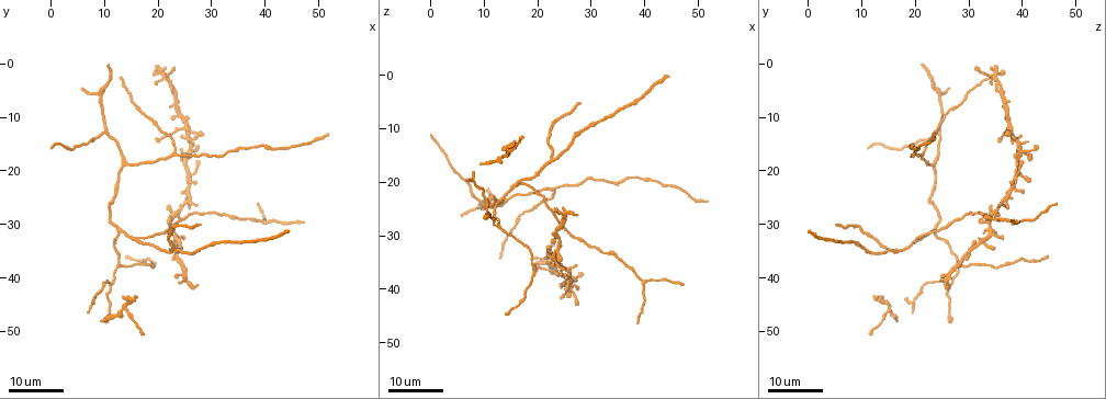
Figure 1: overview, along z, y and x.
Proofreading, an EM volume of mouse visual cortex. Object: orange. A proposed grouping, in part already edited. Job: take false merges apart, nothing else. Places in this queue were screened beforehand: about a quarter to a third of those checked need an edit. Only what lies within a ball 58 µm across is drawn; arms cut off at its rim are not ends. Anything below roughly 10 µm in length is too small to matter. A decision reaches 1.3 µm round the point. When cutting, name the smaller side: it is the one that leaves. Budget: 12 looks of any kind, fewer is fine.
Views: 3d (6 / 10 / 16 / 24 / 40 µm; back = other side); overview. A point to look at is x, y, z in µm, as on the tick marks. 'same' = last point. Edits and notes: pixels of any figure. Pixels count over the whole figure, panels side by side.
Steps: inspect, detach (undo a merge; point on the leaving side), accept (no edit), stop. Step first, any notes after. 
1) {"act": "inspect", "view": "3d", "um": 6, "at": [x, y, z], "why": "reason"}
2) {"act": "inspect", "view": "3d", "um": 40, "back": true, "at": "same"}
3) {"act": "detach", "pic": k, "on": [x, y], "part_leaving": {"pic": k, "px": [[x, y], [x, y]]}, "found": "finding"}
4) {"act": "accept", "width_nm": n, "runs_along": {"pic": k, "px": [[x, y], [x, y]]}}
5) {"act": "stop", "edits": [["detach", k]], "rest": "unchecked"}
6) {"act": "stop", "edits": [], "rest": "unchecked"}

{"act": "inspect", "view": "3d", "um": 24, "at": [14.0, 32.0, 22.5]}

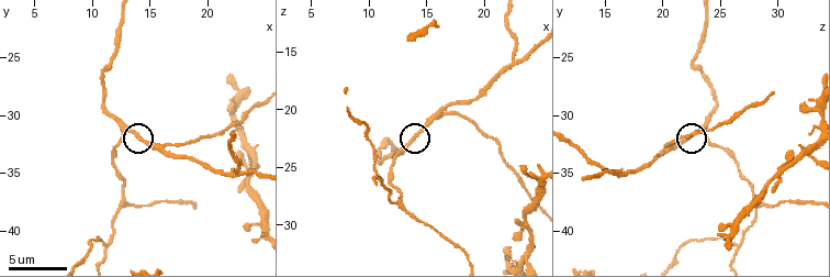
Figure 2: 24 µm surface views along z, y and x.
{"act": "inspect", "view": "3d", "um": 10, "at": [14.0, 31.6, 22.6], "why": "zoom in"}

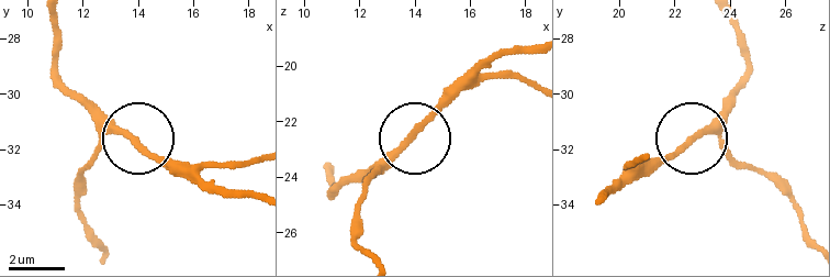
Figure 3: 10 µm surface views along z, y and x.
{"act": "accept", "runs_along": {"pic": 3, "px": [[408, 135], [421, 132], [453, 99]]}, "found": "all the same neuron"}

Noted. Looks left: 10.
{"act": "inspect", "view": "3d", "um": 16, "at": [10.0, 13.0, 24.5], "why": "three arms meet"}

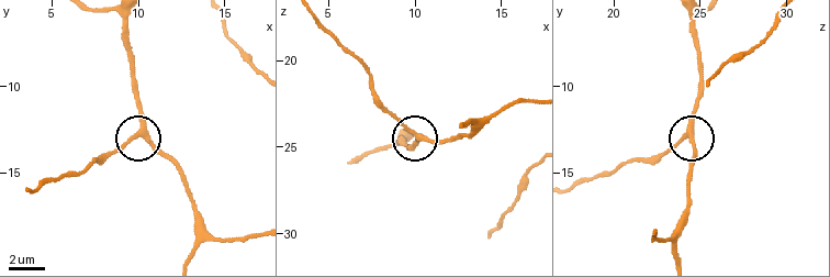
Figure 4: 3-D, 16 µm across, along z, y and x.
{"act": "inspect", "view": "3d", "um": 6, "at": [10.0, 12.7, 24.4]}

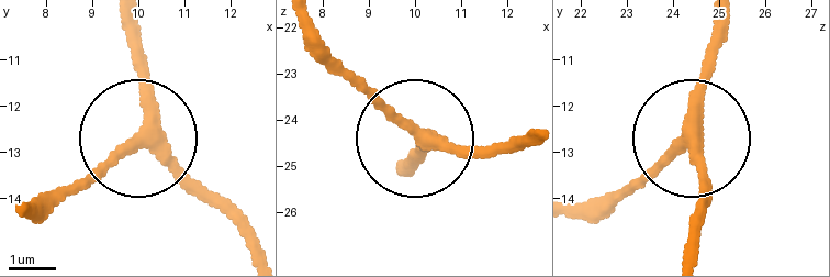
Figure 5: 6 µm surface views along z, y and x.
{"act": "accept", "side_arm_um": 15, "runs_along": {"pic": 5, "px": [[685, 248], [705, 198], [694, 96], [717, 29]]}, "found": "continuous, no second neuron"}

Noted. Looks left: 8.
{"act": "inspect", "view": "3d", "um": 16, "at": [14.0, 18.5, 23.5], "why": "arms part here"}

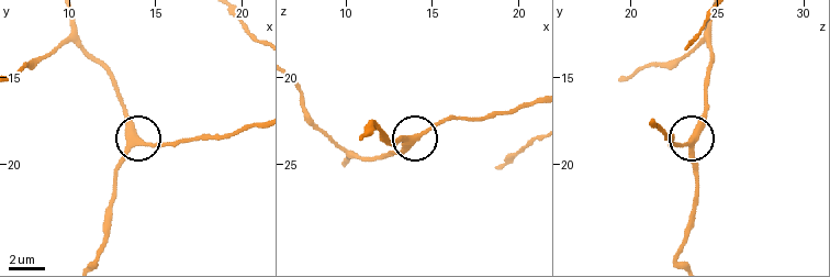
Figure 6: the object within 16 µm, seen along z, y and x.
{"act": "inspect", "view": "3d", "um": 10, "at": [14.1, 18.7, 23.5]}

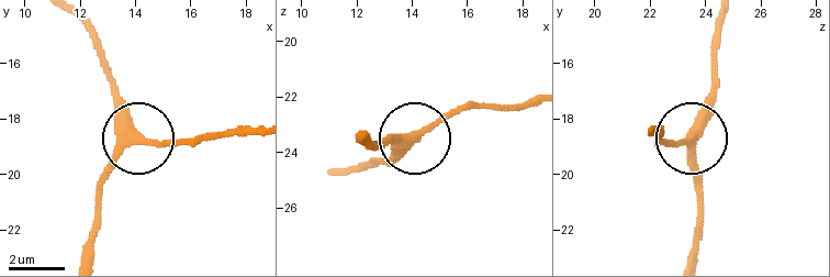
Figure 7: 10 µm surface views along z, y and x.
{"act": "accept", "width_nm": 330, "runs_along": {"pic": 7, "px": [[690, 258], [696, 237], [692, 131], [715, 84]]}, "found": "all the same neuron"}

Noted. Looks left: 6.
{"act": "inspect", "view": "3d", "um": 24, "at": [23.0, 16.5, 21.0], "why": "thin arm on a thick one"}

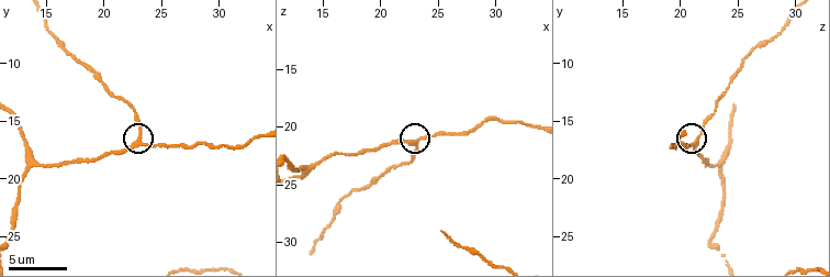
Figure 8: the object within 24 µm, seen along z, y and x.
{"act": "inspect", "view": "3d", "um": 6, "at": [23.0, 16.6, 21.2]}

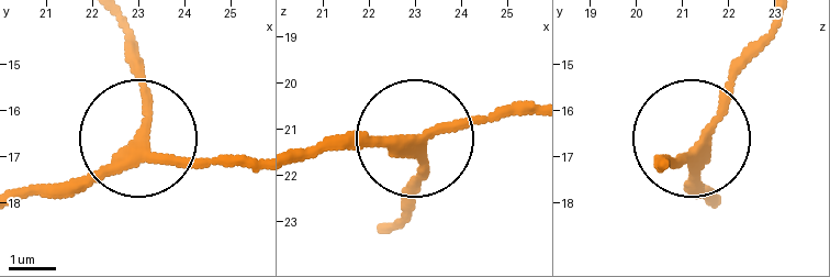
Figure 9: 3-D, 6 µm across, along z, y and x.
{"act": "accept", "side_arm_um": 24, "arms": 3, "found": "all the same neuron"}

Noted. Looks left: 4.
{"act": "inspect", "view": "3d", "um": 16, "at": [40.0, 29.5, 38.5]}

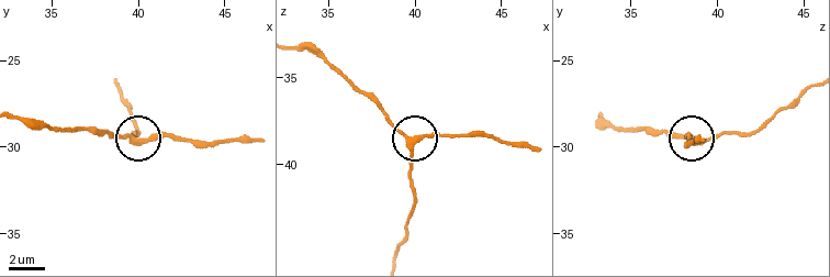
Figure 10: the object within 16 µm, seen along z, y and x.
{"act": "inspect", "view": "3d", "um": 6, "at": [39.7, 29.6, 38.7]}

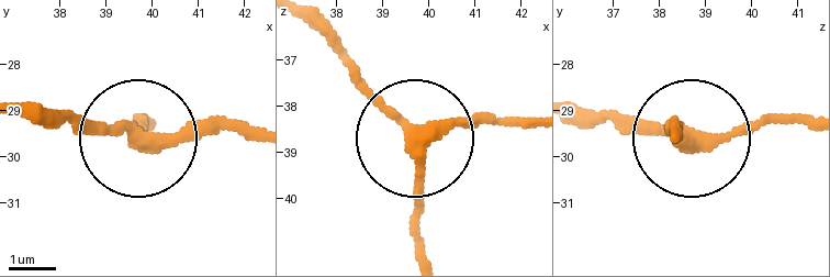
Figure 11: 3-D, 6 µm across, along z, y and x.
{"act": "accept", "arms": 3, "runs_along": {"pic": 11, "px": [[313, 24], [415, 142], [419, 248]]}, "found": "continuous, no second neuron"}

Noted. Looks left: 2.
{"act": "inspect", "view": "3d", "um": 6, "at": [22.6, 35.0, 15.6], "why": "branch point"}

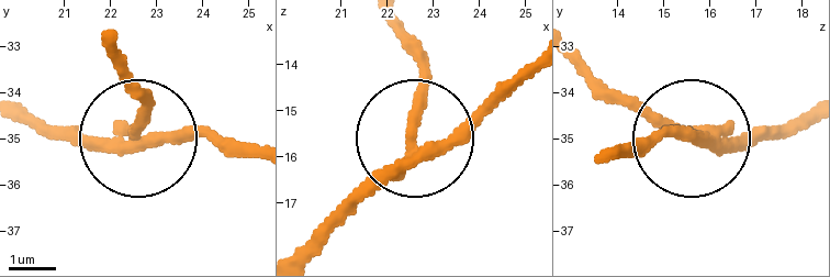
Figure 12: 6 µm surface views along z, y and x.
{"act": "detach", "pic": 12, "on": [144, 114], "side_arm_um": 15, "part_leaving": {"pic": 12, "px": [[129, 130], [141, 95], [121, 58]]}, "found": "two neurons meet here"}

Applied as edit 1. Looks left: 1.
{"act": "stop", "edits": [["detach", 12]], "rest": "unchecked"}

